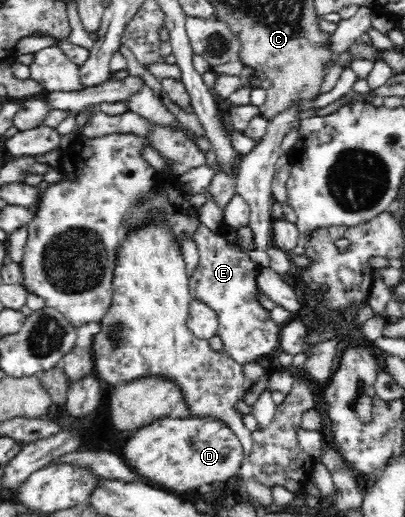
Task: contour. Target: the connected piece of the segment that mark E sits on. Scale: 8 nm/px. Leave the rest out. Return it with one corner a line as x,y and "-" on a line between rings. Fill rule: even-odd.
200,220
197,224
197,229
193,231
192,240
197,245
199,263
189,279
190,295
194,300
205,303
216,312
219,323
216,335
222,340
223,351
241,366
256,362
258,357
272,353
278,347
282,326
270,319
270,309
262,304
262,293
257,284
257,277
263,267
252,261
239,242
236,245
228,243
228,239
225,237
228,227
225,223
222,228
224,233
212,233

